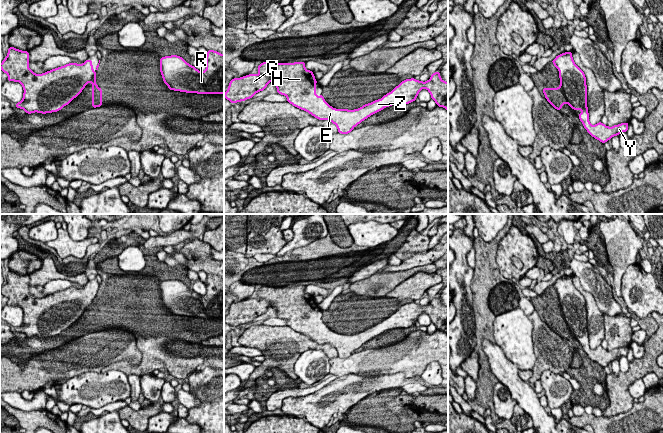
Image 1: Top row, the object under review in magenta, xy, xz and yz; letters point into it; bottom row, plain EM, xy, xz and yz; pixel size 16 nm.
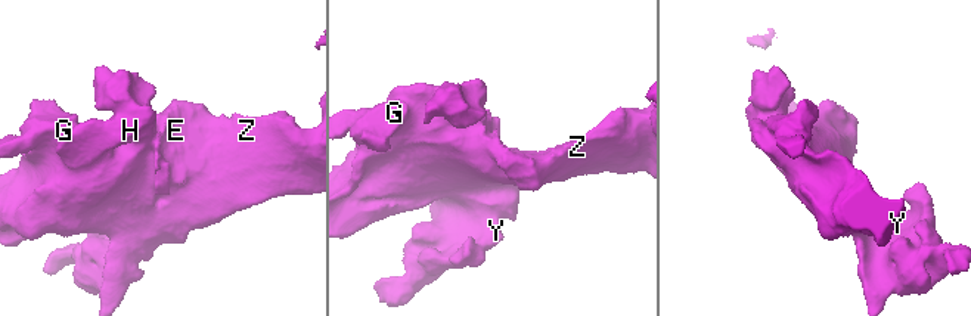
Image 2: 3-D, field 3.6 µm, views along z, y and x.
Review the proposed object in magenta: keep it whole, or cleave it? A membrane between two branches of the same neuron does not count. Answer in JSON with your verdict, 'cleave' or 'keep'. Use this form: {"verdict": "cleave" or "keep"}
{"verdict": "keep"}

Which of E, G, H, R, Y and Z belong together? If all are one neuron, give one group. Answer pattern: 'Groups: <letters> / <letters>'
Groups: E G H R Y Z

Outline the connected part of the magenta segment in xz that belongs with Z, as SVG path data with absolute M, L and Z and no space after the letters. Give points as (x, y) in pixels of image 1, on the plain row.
M263 286L258 289L258 299L249 298L230 304L224 321L232 328L245 325L274 305L277 308L277 317L285 319L288 327L310 337L318 344L329 344L337 350L340 358L350 357L363 344L388 330L414 326L419 315L424 312L429 315L437 330L448 335L448 306L441 303L439 295L433 297L426 306L415 302L406 303L381 323L356 334L347 334L335 333L324 324L323 318L319 321L316 319L317 304L312 295L305 293L305 288L306 286Z

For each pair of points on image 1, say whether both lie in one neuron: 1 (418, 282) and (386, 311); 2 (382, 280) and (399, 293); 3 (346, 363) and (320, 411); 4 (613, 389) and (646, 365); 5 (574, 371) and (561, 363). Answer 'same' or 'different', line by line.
1: different
2: different
3: different
4: same
5: different

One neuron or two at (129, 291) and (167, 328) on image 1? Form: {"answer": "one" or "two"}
{"answer": "one"}

